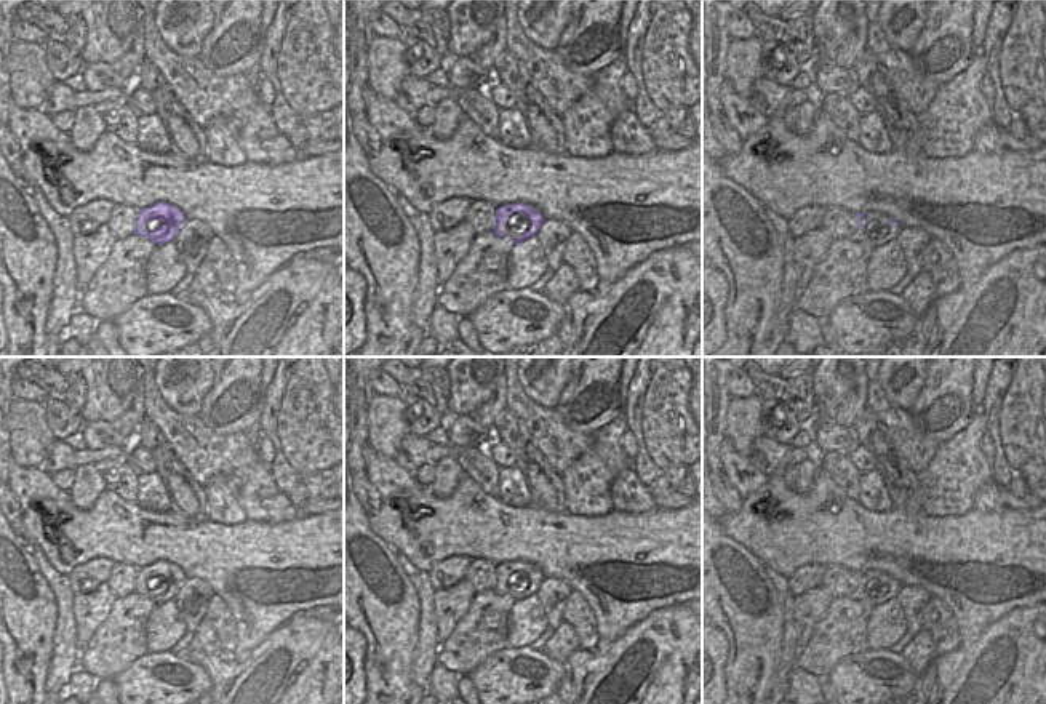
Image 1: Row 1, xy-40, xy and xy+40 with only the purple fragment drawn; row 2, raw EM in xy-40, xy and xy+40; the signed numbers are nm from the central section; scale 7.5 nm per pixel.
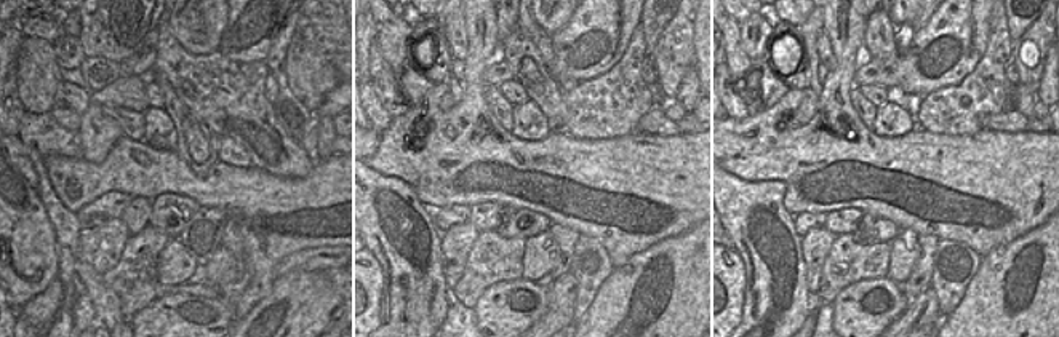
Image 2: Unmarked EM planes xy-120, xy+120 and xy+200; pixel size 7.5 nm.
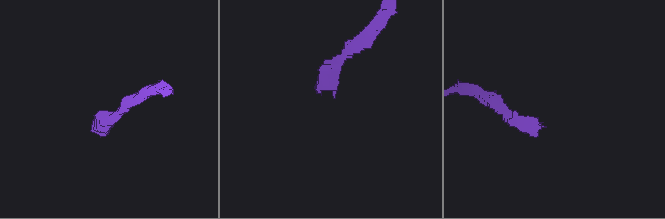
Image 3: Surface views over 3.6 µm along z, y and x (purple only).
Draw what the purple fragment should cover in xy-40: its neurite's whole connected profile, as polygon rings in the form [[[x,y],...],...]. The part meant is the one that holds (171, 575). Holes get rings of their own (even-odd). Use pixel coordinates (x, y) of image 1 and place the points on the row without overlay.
[[[157,560],[138,570],[134,592],[150,597],[155,605],[173,600],[186,573],[174,563]]]

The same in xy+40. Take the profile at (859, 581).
[[[852,571],[856,589],[849,594],[859,602],[868,600],[873,606],[884,603],[897,595],[900,584],[884,571]]]

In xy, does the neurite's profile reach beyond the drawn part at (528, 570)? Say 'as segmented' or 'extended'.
extended

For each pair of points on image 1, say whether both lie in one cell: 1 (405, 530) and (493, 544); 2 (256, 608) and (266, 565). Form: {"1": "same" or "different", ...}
{"1": "same", "2": "same"}

